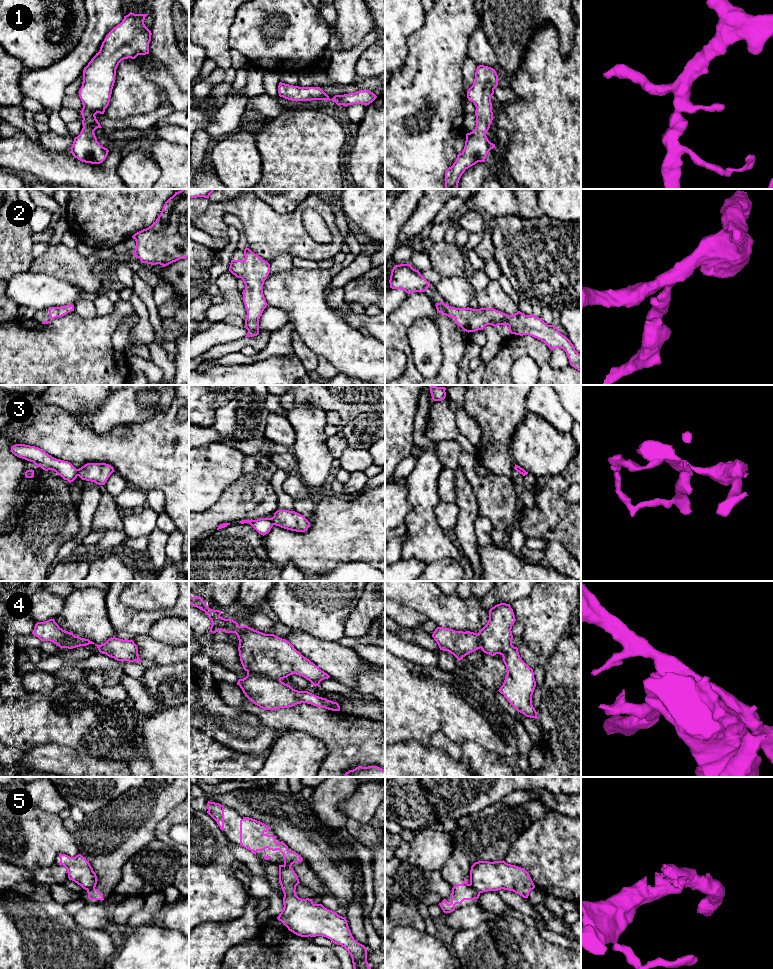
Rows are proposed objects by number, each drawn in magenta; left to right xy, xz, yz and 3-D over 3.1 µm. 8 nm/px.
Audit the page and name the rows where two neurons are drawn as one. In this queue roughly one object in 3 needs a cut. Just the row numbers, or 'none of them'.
3, 4, 5

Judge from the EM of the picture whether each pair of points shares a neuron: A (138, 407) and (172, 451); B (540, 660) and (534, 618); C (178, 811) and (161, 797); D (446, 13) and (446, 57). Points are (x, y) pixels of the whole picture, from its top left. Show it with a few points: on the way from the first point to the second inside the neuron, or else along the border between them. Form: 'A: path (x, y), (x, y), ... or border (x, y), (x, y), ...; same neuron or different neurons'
A: border (168, 408), (143, 422), (125, 427); different neurons
B: path (545, 650), (544, 628); same neuron
C: border (178, 804), (158, 824); different neurons
D: path (446, 24), (446, 46); same neuron

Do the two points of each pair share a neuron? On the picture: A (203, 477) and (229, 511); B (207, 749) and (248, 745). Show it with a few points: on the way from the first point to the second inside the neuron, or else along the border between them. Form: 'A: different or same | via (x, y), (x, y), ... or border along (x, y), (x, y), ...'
A: different | border along (236, 481), (211, 506), (200, 511)
B: different | border along (208, 734), (228, 747), (250, 755)

